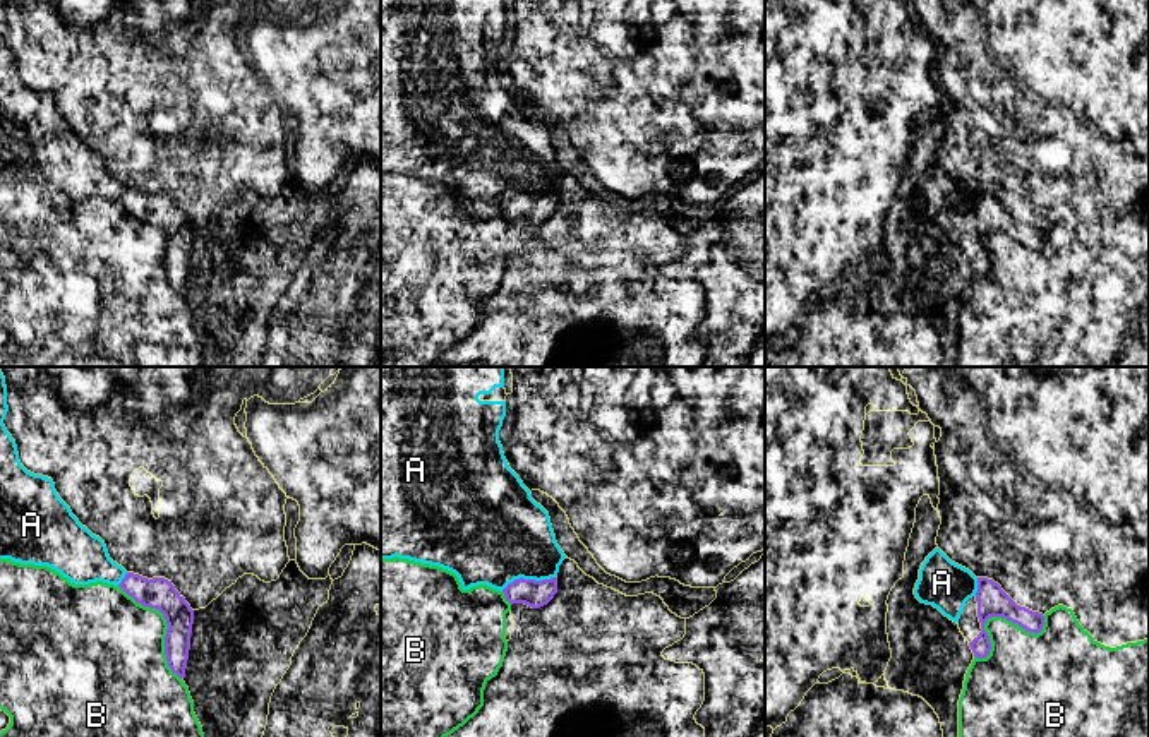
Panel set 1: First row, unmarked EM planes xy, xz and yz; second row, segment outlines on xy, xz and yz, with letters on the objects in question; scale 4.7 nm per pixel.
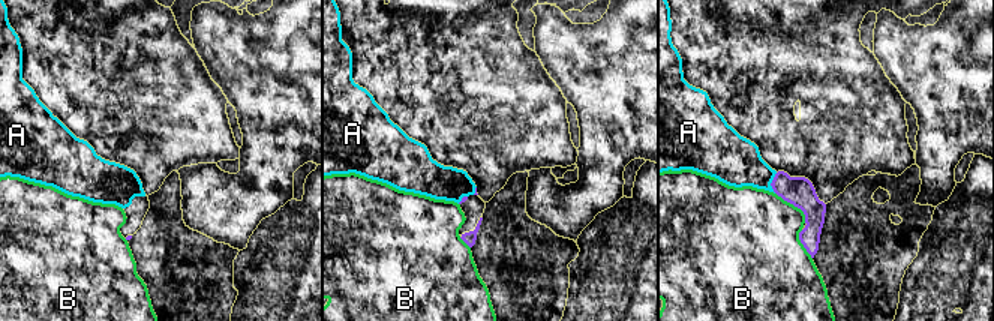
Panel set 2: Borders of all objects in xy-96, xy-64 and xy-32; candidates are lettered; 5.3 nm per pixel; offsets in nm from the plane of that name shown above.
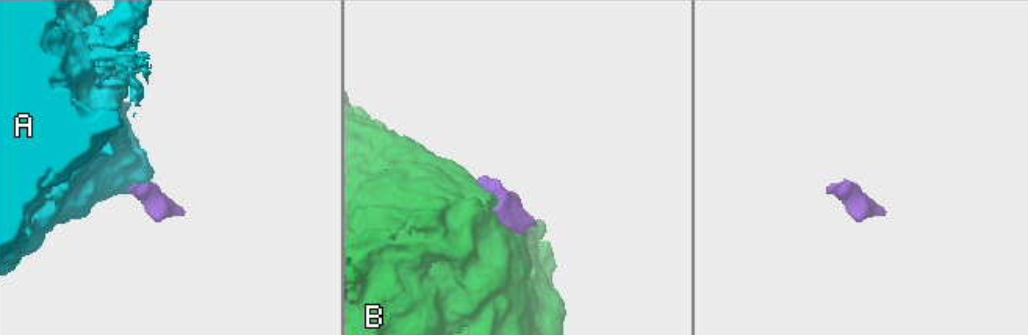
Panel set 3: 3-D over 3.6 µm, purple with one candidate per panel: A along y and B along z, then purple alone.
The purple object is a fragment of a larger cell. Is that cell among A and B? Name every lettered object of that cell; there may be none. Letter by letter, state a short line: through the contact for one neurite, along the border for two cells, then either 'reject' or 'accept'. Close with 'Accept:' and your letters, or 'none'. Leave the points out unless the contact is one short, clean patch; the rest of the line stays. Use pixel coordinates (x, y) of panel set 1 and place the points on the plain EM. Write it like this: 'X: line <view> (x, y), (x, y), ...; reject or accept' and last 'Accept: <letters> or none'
A: line xz (534, 209), (534, 203), (527, 196), (522, 175), (498, 151); accept
B: reject
Accept: A

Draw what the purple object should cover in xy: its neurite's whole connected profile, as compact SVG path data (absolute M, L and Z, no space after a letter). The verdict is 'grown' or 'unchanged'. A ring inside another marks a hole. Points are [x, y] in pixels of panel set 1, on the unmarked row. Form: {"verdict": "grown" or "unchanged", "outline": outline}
{"verdict": "grown", "outline": "M0 0L0 175L48 182L74 201L103 197L120 202L137 219L159 226L168 240L168 283L185 293L194 226L165 194L127 189L58 113L51 94L27 87L3 36L7 2Z"}

